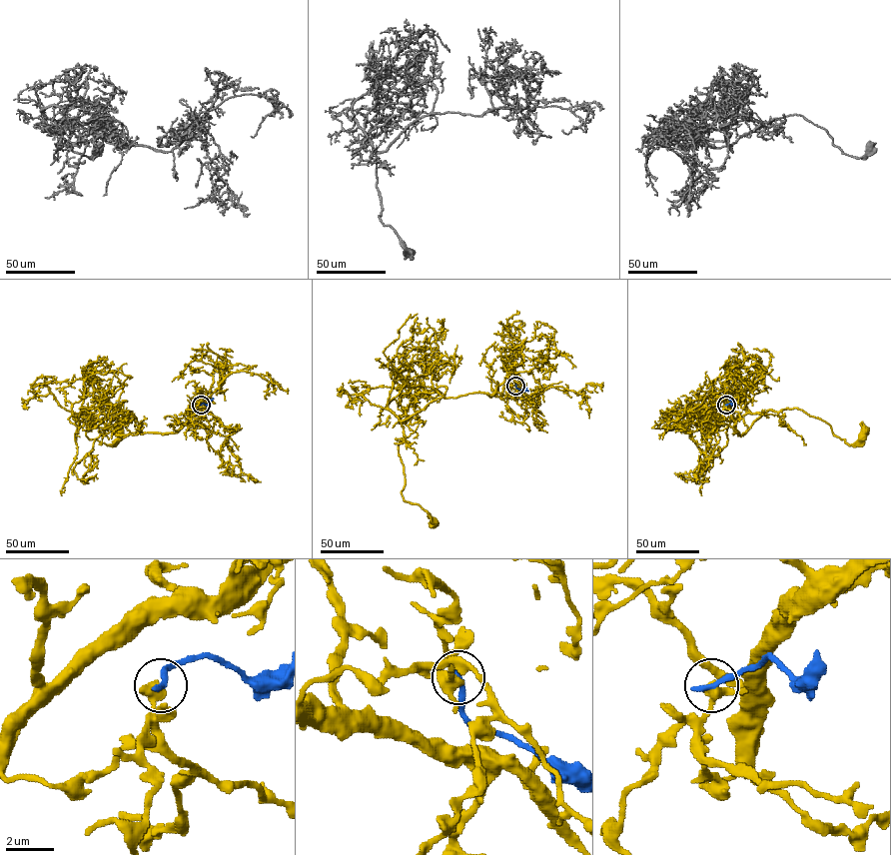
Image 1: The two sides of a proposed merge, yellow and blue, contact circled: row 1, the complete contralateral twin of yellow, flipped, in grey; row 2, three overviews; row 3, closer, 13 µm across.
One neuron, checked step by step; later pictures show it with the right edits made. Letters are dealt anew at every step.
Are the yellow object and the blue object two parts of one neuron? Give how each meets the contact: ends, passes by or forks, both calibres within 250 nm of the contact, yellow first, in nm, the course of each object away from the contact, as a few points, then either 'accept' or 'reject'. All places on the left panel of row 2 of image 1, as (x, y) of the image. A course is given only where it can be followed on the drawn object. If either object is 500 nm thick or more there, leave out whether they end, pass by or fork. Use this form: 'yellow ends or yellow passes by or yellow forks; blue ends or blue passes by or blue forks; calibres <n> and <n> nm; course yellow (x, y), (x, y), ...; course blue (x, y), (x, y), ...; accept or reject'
yellow passes by; blue ends; calibres 400 and 280 nm; course yellow (201, 405), (173, 433), (114, 433), (83, 409), (90, 439), (112, 444), (118, 429); course blue (201, 405), (207, 405), (213, 398); reject

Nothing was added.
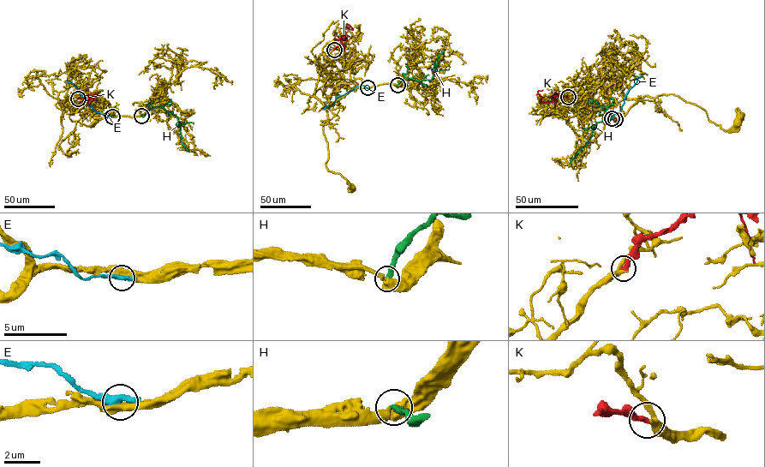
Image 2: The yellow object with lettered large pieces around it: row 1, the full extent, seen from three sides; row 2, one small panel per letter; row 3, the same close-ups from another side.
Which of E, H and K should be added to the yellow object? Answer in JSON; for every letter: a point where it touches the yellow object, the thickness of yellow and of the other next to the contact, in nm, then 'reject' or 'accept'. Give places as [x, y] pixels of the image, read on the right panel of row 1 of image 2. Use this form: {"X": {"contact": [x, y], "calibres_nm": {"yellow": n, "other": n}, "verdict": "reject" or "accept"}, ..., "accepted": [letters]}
{"E": {"contact": [615, 119], "calibres_nm": {"yellow": 500, "other": 480}, "verdict": "reject"}, "H": {"contact": [612, 118], "calibres_nm": {"yellow": 500, "other": 320}, "verdict": "reject"}, "K": {"contact": [568, 97], "calibres_nm": {"yellow": 260, "other": 320}, "verdict": "accept"}, "accepted": ["K"]}

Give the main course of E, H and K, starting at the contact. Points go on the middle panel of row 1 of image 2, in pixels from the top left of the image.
E: (367, 87), (356, 86), (338, 96), (331, 104), (321, 109)
H: (397, 85), (401, 80), (409, 79), (430, 80), (435, 71), (437, 59), (445, 50)
K: (333, 50), (345, 34), (345, 28), (349, 25), (353, 28)

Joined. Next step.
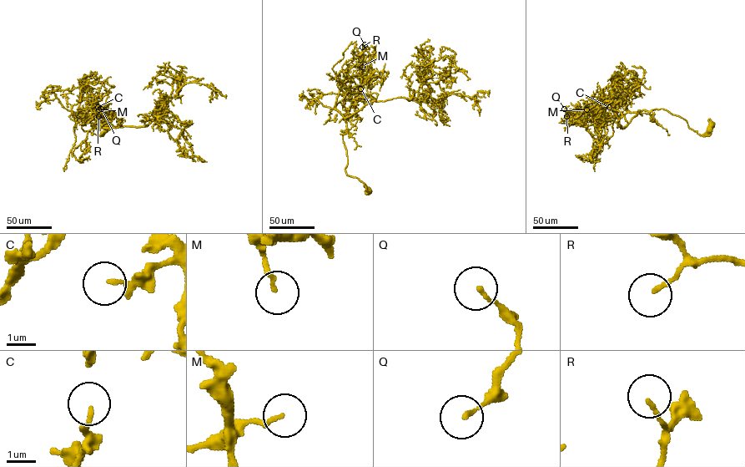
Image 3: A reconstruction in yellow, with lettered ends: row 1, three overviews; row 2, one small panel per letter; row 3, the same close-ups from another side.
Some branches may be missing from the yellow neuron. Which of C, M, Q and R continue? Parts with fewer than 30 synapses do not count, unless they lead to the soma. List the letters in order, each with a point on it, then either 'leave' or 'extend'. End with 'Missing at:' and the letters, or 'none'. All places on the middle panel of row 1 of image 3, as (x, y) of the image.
C: place (360, 88); extend
M: place (362, 67); leave
Q: place (364, 44); leave
R: place (362, 47); leave
Missing at: C

